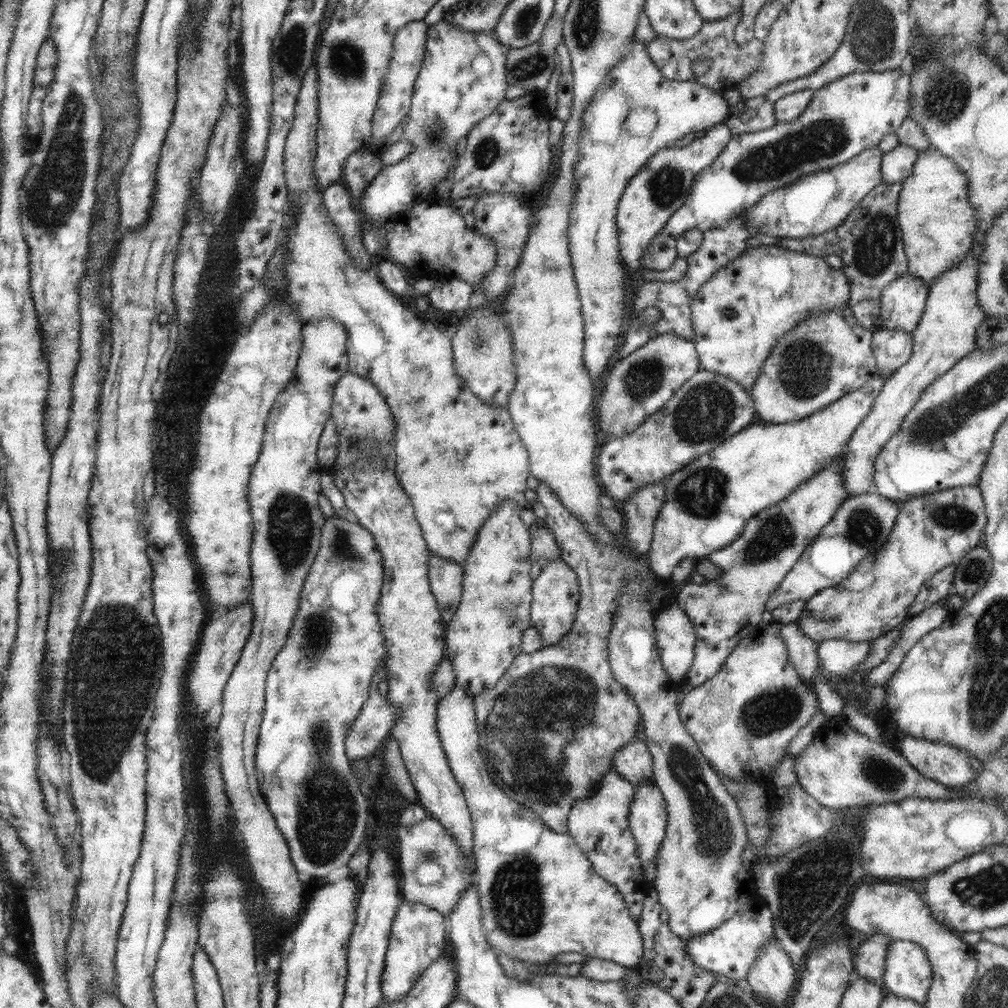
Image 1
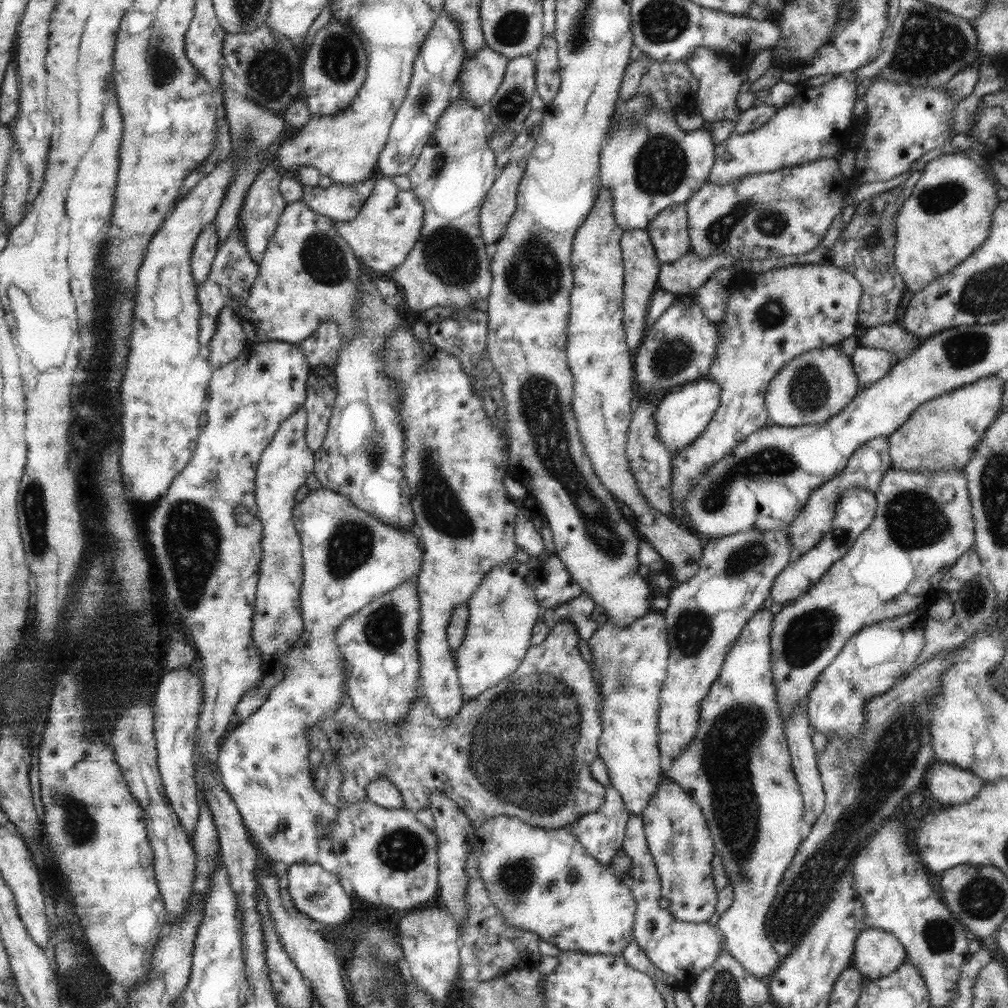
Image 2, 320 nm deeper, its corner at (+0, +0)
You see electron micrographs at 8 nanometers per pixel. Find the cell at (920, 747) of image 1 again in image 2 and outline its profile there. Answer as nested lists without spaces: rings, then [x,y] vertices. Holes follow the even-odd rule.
[[[935,760],[930,766],[926,783],[930,796],[943,806],[962,805],[974,799],[985,782],[968,770]]]

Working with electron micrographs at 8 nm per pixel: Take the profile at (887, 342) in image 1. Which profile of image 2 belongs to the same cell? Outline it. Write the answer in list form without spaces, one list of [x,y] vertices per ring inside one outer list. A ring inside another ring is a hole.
[[[858,346],[852,357],[854,373],[858,377],[860,388],[868,388],[890,372],[895,357],[887,350]]]

